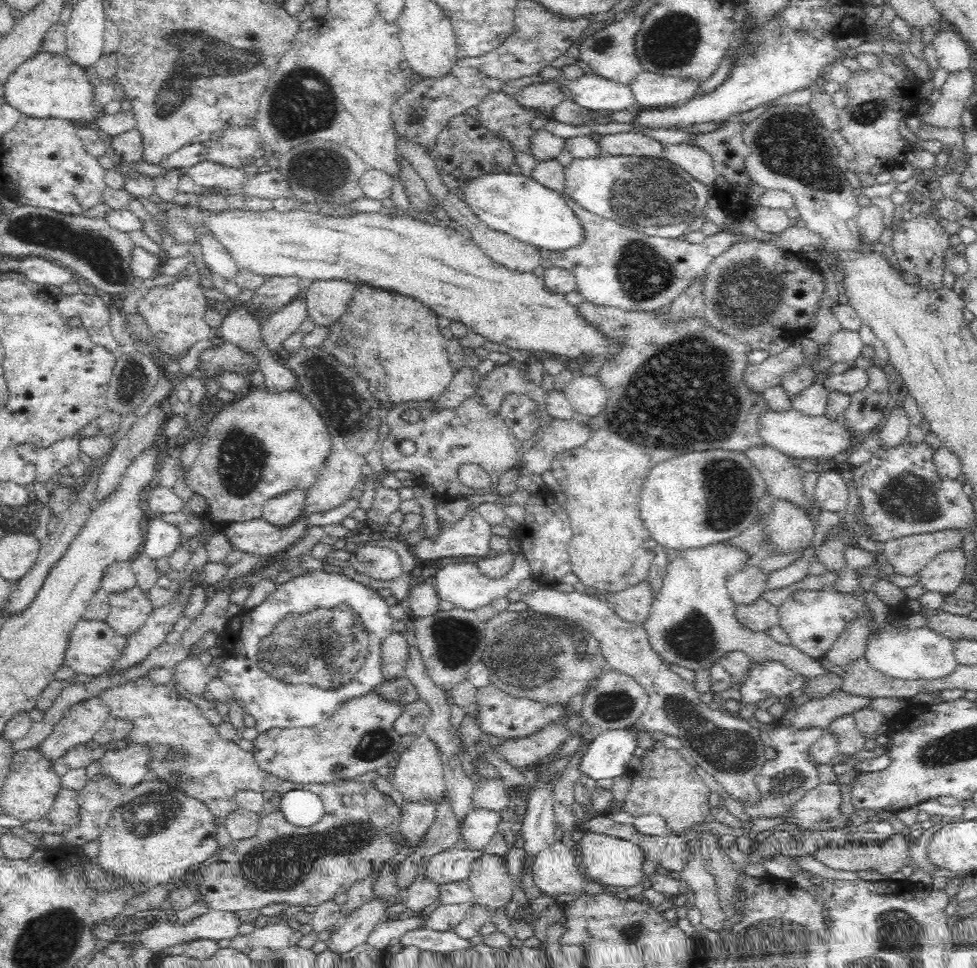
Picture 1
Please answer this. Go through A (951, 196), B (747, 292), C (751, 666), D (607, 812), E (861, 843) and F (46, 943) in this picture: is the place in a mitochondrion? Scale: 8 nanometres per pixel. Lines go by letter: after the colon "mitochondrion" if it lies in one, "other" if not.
A: other
B: mitochondrion
C: other
D: other
E: other
F: mitochondrion

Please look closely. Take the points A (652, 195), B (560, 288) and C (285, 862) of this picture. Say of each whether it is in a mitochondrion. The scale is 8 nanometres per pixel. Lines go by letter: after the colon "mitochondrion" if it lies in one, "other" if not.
A: mitochondrion
B: other
C: mitochondrion

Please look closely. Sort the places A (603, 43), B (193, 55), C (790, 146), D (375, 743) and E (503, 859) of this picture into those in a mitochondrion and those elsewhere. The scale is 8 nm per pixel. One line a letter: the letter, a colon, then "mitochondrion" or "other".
A: mitochondrion
B: mitochondrion
C: mitochondrion
D: mitochondrion
E: other

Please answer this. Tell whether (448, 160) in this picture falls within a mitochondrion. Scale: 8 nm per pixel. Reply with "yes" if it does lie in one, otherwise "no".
no

